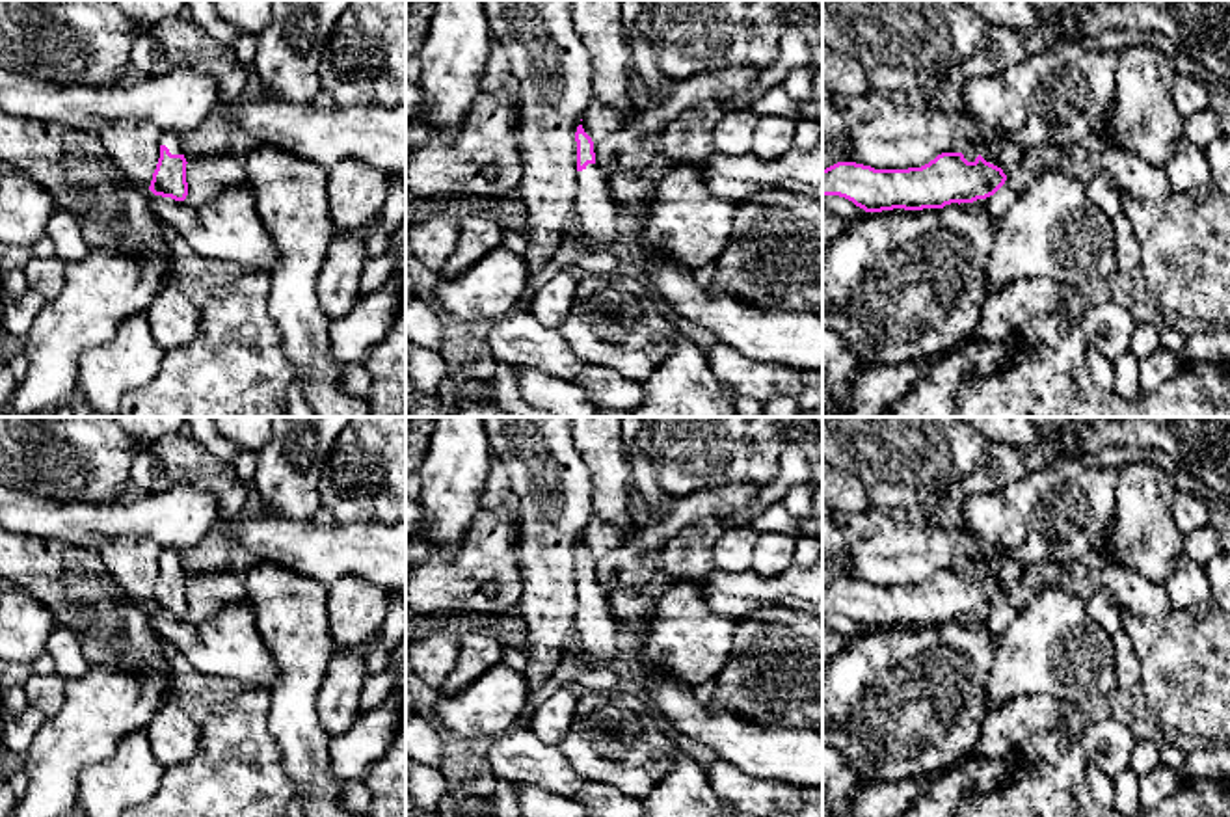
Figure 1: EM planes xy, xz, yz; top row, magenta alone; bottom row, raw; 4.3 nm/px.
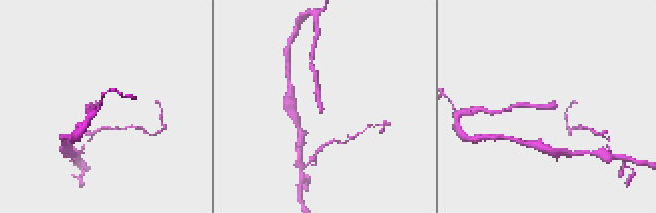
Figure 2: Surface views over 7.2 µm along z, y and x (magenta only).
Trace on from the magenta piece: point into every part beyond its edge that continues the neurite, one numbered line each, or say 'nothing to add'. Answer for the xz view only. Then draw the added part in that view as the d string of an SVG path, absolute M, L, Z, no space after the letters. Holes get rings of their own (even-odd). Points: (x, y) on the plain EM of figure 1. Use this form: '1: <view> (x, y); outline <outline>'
1: xz (594, 628); outline M597 581L577 588L571 653L586 668L612 666L618 657L618 623L608 609L608 594Z

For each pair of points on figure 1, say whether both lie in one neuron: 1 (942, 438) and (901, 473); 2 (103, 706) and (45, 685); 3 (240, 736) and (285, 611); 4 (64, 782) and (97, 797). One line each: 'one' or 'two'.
1: one
2: two
3: two
4: two

